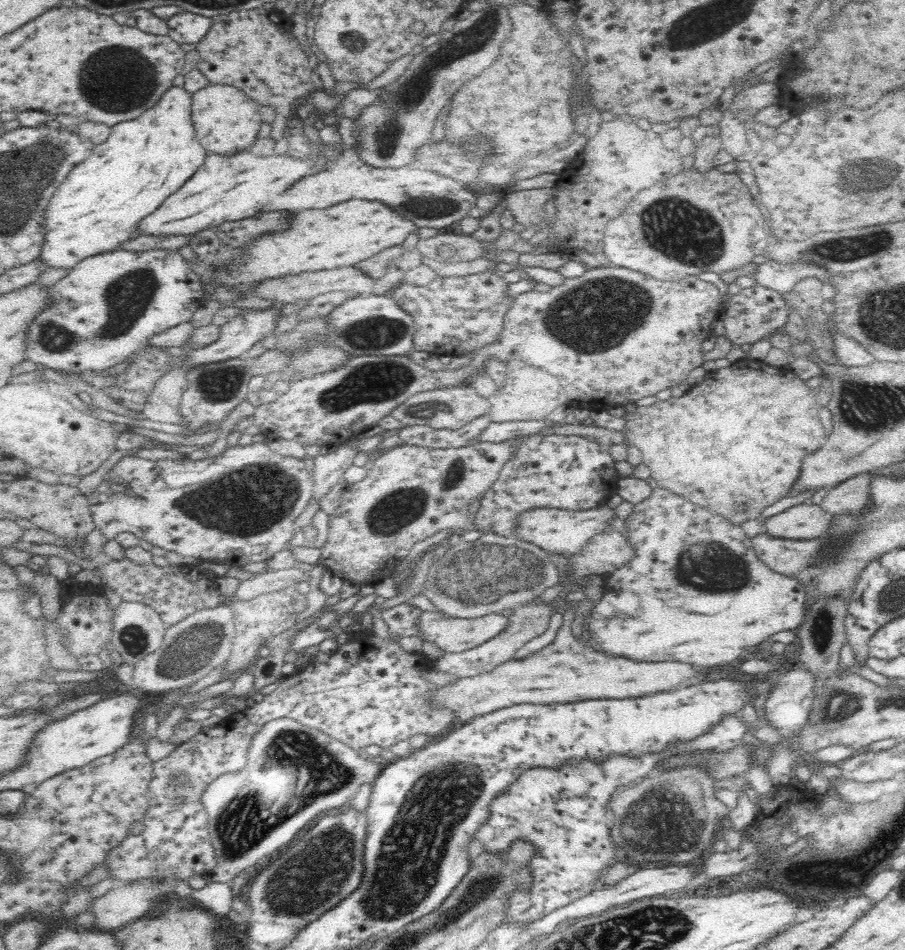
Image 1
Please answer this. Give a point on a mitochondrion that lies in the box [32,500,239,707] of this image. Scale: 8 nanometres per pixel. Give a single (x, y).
(192, 652)

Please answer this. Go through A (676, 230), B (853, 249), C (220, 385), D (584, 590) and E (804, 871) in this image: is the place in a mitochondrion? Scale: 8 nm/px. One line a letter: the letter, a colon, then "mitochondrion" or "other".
A: mitochondrion
B: mitochondrion
C: mitochondrion
D: other
E: other

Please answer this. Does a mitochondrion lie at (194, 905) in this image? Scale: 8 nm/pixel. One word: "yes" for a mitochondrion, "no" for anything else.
no

